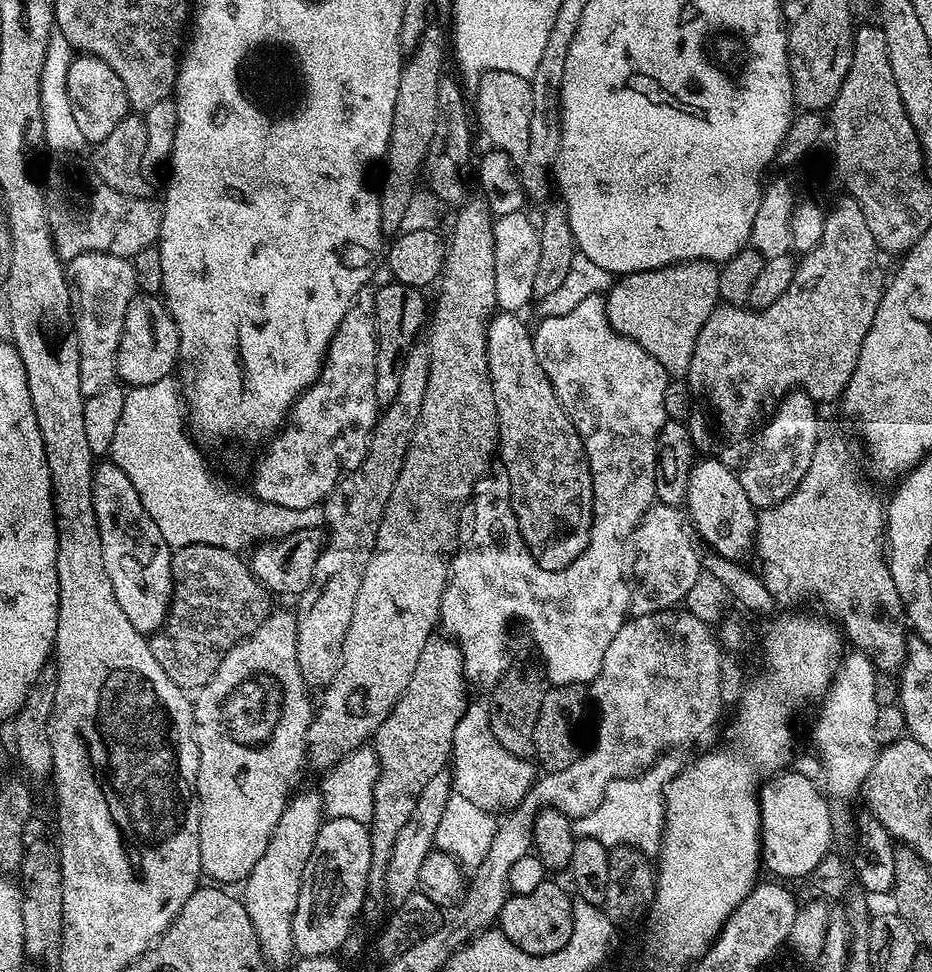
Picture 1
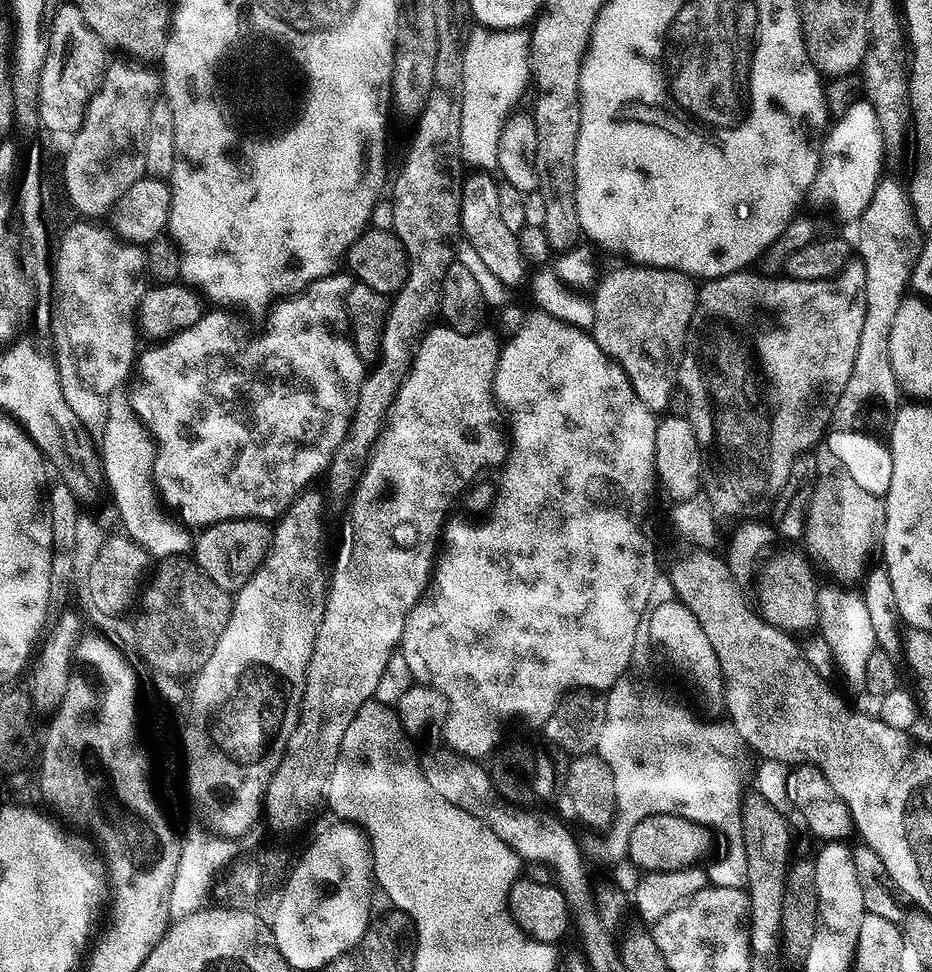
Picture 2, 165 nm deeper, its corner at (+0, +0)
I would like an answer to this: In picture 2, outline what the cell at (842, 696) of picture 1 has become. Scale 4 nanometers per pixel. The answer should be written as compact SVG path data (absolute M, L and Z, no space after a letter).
M842 586L832 587L836 588L821 587L816 593L818 632L826 638L826 642L830 642L835 671L844 675L844 680L850 687L863 689L868 682L866 662L878 647L878 629L870 623L870 610L866 610L863 595Z

